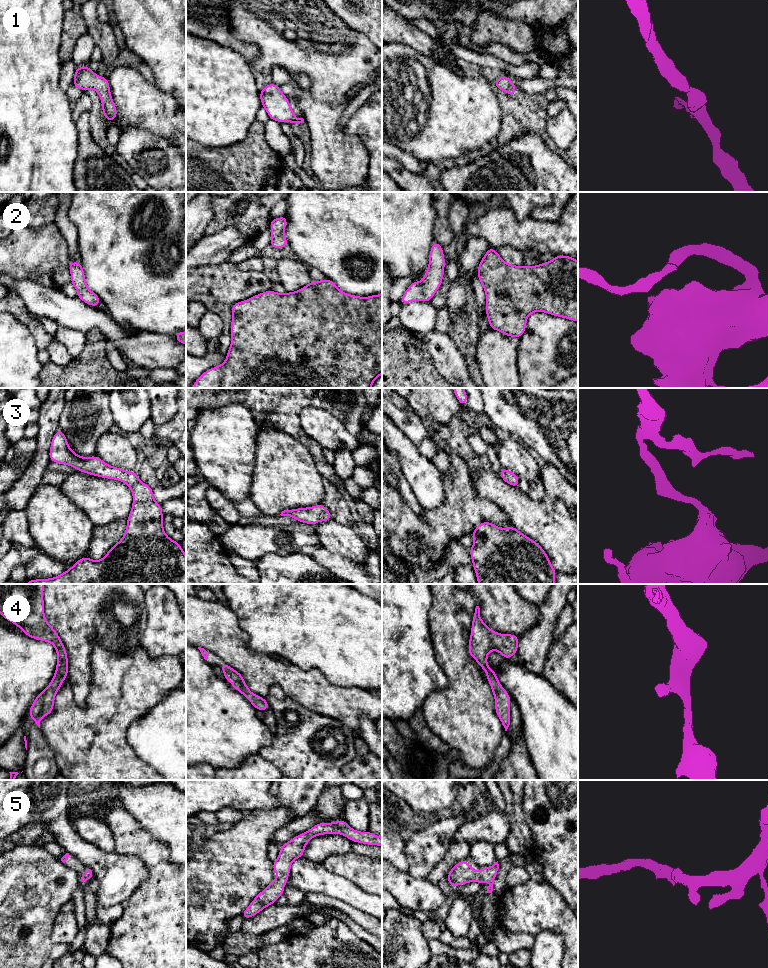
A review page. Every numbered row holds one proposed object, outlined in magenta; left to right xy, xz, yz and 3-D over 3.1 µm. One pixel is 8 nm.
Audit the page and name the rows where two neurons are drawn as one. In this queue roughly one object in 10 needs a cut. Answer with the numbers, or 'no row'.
no row

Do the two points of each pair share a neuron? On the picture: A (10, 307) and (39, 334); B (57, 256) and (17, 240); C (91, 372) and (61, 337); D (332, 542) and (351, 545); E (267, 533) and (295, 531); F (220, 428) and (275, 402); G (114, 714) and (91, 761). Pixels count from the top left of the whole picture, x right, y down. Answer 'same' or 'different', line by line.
A: same
B: same
C: different
D: same
E: same
F: different
G: same

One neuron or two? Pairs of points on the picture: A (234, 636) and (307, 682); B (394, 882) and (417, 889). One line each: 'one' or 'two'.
A: one
B: one

